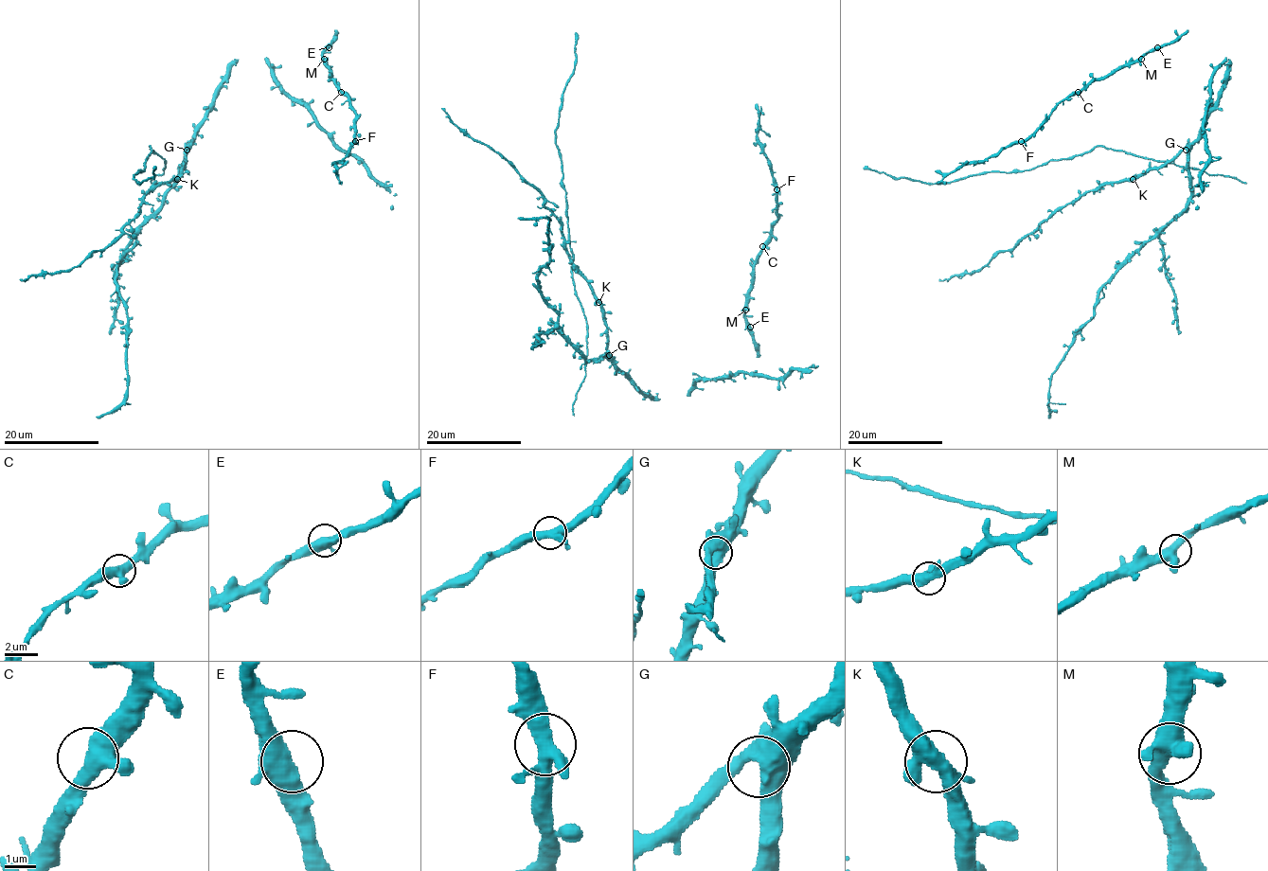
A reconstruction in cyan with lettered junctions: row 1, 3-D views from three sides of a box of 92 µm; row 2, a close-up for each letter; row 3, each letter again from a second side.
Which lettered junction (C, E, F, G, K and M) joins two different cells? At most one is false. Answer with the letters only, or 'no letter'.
no letter

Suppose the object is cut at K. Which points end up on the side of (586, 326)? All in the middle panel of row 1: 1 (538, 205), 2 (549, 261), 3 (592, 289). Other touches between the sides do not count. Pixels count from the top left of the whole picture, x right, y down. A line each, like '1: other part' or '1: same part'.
1: other part
2: same part
3: other part

